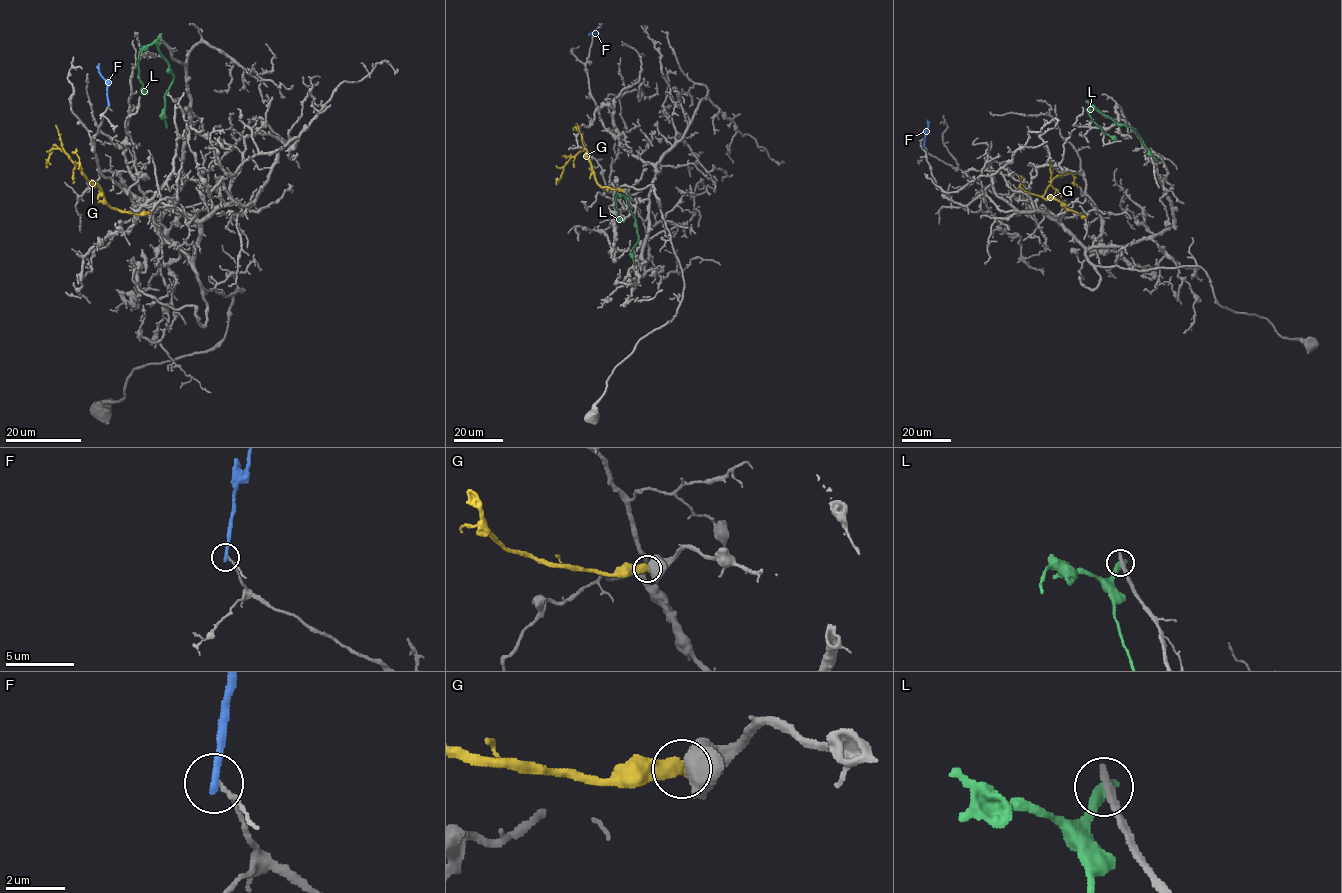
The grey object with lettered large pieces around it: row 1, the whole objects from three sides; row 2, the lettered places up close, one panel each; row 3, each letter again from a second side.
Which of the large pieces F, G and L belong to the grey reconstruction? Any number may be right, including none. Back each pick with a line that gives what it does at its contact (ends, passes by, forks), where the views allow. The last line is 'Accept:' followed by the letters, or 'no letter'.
G: it ends
Accept: G

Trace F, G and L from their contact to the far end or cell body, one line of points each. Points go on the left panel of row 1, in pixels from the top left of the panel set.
F: (108, 104), (107, 83), (100, 73), (99, 64)
G: (149, 213), (136, 214), (113, 209), (98, 187), (54, 145), (47, 167)
L: (160, 36), (159, 51), (174, 76), (164, 95), (166, 127)

